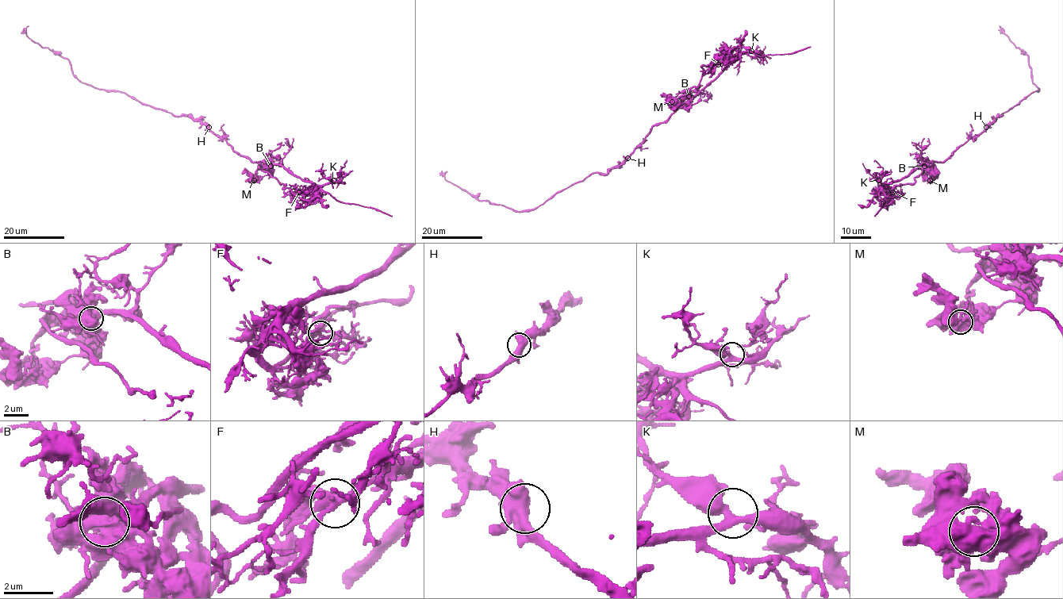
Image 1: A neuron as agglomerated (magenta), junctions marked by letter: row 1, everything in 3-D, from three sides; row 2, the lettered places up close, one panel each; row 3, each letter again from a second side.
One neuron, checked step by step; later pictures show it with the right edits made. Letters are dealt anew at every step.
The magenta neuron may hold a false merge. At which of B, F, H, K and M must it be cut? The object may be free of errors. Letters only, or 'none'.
B

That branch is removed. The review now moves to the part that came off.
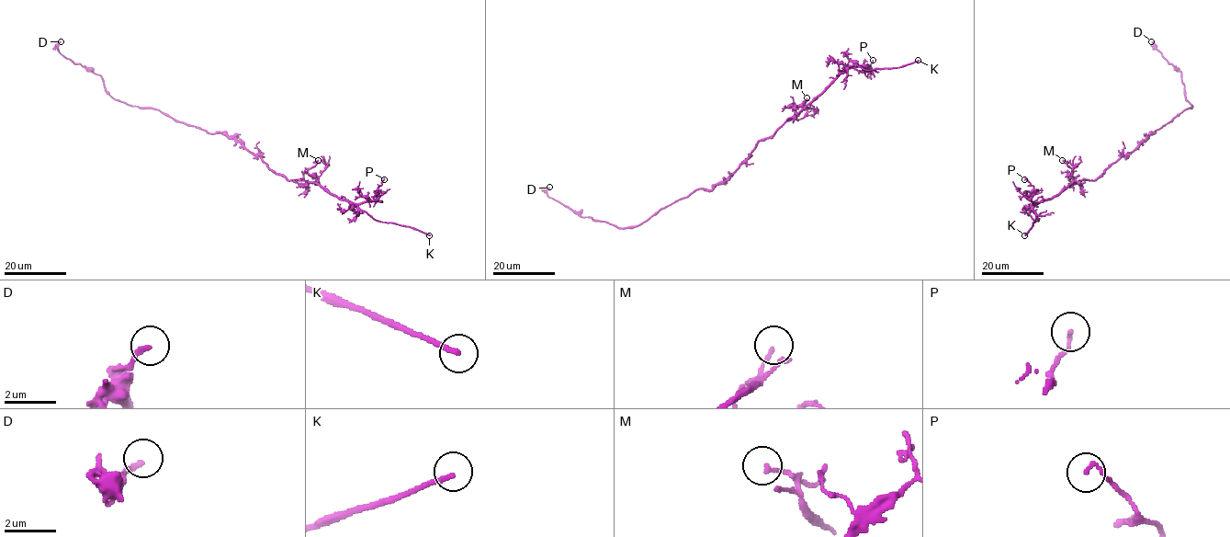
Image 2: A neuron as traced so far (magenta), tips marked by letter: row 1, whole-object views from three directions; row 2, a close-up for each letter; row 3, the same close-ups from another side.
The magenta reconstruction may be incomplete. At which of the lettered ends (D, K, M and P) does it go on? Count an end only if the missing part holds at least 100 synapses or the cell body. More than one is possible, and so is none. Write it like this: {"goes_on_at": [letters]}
{"goes_on_at": ["K"]}

